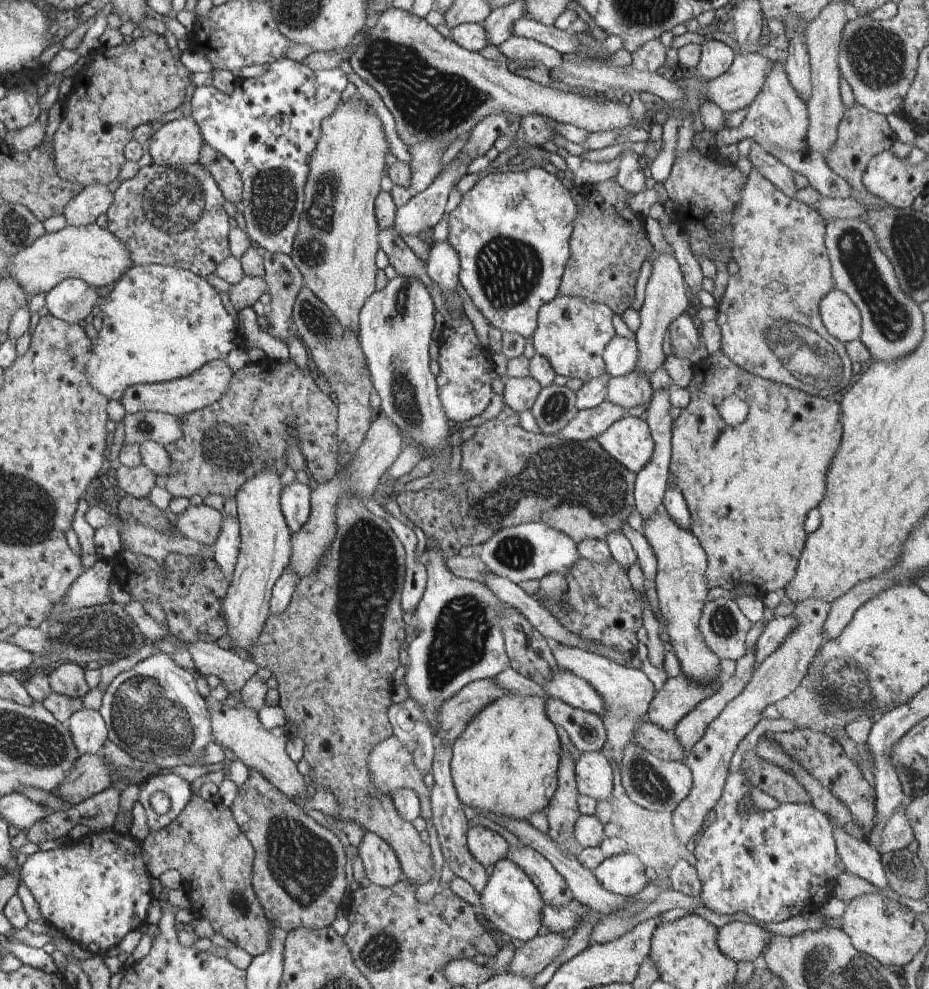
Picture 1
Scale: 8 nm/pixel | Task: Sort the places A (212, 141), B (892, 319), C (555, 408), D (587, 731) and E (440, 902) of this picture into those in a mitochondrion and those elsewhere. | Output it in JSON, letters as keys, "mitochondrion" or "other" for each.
{"A":"other","B":"mitochondrion","C":"mitochondrion","D":"other","E":"other"}

